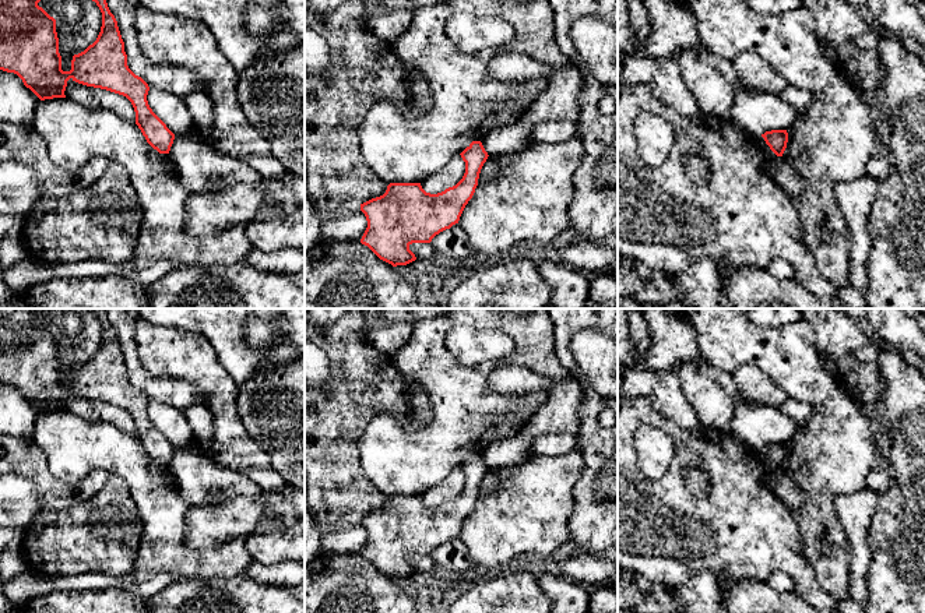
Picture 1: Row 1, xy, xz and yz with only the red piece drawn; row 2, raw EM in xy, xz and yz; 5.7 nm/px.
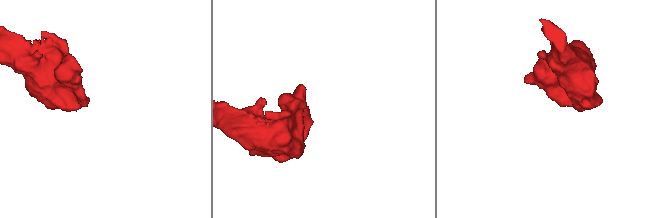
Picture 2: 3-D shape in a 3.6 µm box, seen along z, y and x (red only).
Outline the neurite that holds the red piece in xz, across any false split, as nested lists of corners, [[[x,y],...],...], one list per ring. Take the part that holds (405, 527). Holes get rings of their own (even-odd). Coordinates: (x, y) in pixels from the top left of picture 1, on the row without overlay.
[[[472,454],[460,468],[465,475],[465,486],[456,498],[442,505],[426,505],[421,496],[390,496],[383,508],[360,517],[360,524],[367,533],[360,556],[393,579],[407,578],[416,573],[409,563],[412,556],[430,556],[436,547],[458,536],[465,518],[475,505],[481,482],[489,469],[481,454]]]

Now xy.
[[[0,309],[0,383],[17,387],[22,392],[24,398],[29,401],[41,413],[66,411],[64,404],[70,391],[87,399],[101,401],[123,408],[131,415],[136,424],[136,437],[141,443],[147,455],[159,466],[169,466],[175,447],[150,420],[147,413],[150,404],[148,397],[141,390],[136,388],[127,378],[124,355],[122,352],[117,334],[108,320],[106,310],[88,309],[92,314],[96,316],[102,325],[102,339],[96,353],[84,364],[73,369],[70,384],[61,383],[56,332],[38,318],[42,310],[43,309]]]

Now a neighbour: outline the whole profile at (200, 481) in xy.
[[[193,444],[175,448],[168,468],[180,496],[194,505],[217,505],[222,497],[257,497],[261,493],[243,472],[219,466]]]

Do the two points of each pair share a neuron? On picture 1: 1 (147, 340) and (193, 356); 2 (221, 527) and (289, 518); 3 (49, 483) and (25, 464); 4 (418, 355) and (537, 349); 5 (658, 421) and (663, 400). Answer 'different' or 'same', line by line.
1: same
2: same
3: same
4: same
5: different

